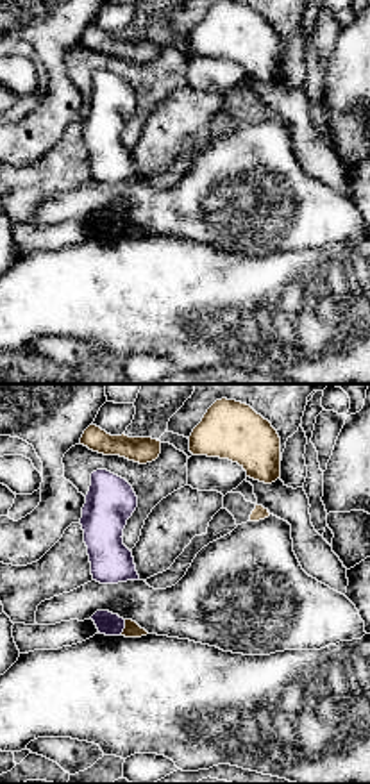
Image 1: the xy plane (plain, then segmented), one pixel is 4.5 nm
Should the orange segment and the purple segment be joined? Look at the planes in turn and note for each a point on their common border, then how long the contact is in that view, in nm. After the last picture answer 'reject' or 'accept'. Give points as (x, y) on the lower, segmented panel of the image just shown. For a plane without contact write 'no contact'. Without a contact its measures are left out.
(126, 627) | 70 nm

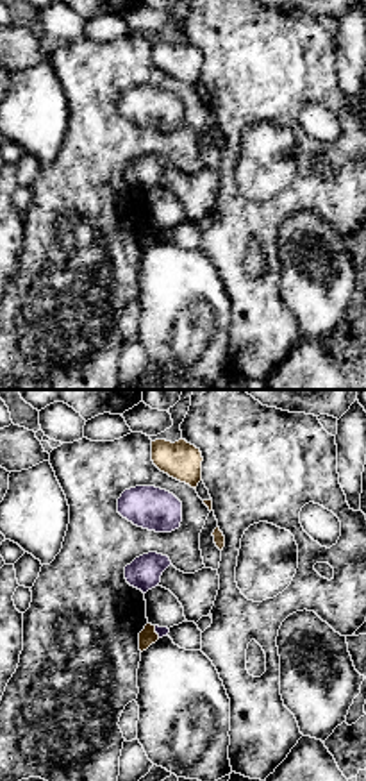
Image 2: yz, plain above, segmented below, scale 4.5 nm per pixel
(154, 631) | 60 nm

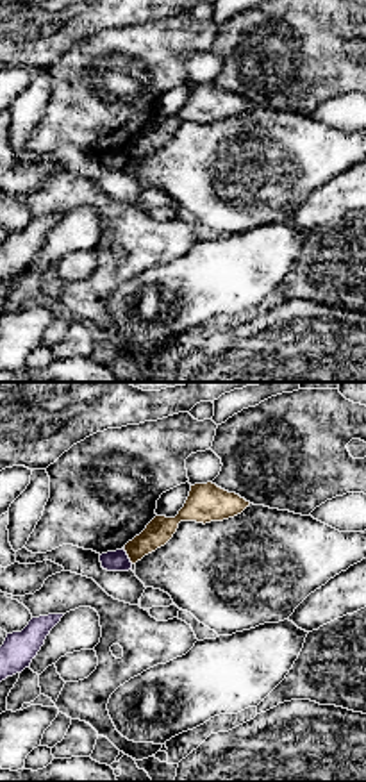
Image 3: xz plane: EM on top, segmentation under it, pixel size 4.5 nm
(127, 554) | 90 nm

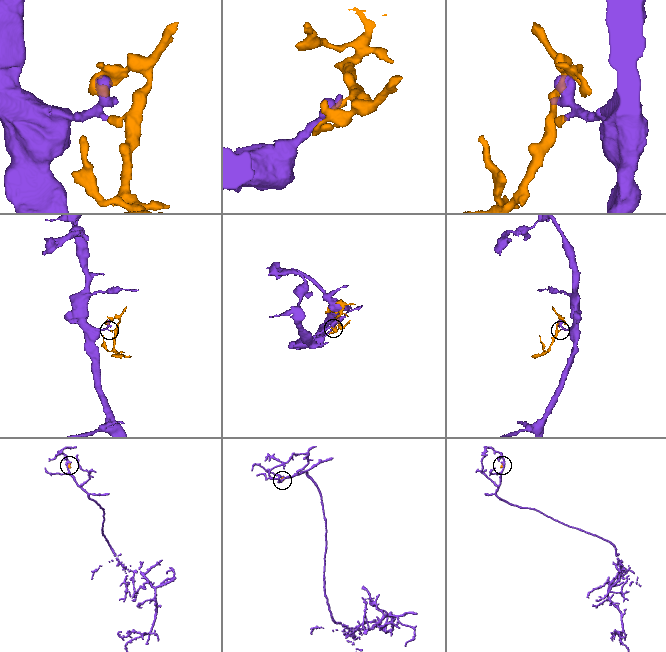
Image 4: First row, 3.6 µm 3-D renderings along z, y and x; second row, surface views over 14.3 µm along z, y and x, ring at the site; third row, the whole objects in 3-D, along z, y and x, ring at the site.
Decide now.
reject

